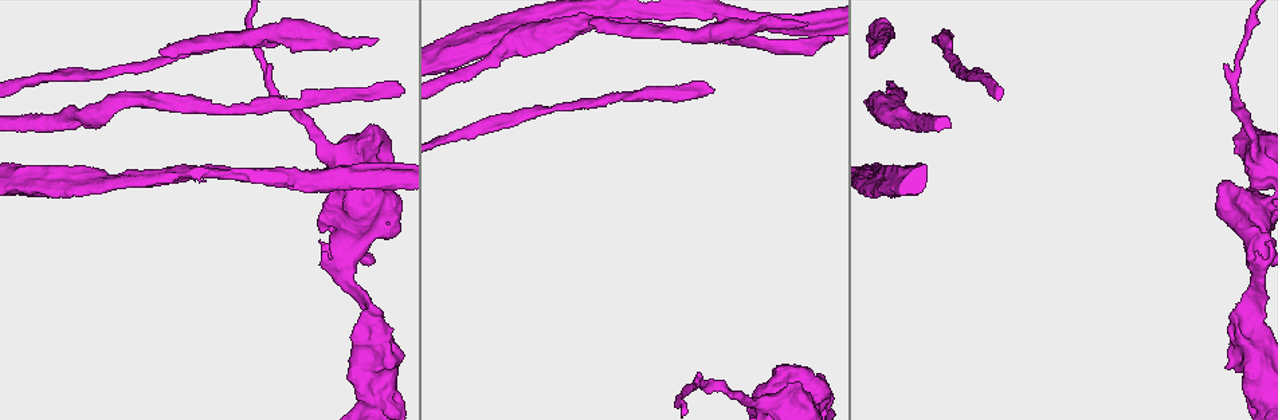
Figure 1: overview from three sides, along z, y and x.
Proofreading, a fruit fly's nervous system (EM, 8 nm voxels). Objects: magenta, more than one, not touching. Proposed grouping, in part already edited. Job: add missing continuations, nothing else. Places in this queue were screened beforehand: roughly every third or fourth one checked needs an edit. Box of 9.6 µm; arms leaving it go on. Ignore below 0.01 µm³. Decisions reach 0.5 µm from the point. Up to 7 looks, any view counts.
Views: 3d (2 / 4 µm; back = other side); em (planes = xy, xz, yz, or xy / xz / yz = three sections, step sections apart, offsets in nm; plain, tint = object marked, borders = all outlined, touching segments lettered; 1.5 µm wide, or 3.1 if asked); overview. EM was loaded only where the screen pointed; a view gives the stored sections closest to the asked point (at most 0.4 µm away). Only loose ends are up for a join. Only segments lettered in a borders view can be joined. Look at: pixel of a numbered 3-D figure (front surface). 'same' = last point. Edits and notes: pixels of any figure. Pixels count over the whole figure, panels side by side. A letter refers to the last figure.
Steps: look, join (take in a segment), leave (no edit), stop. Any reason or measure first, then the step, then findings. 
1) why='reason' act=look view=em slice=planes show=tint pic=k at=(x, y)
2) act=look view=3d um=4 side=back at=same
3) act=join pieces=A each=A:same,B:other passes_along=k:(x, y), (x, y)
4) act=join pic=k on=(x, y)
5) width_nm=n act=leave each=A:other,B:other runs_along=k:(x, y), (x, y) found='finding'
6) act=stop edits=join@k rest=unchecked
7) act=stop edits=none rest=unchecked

why='branch stops here' act=look view=3d um=2 pic=1 at=(712, 92)

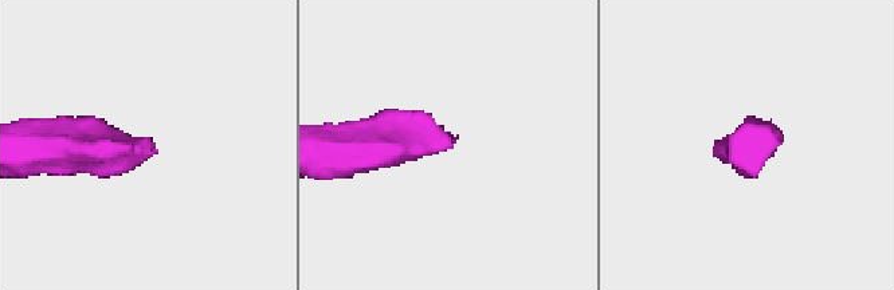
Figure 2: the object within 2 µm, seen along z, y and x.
why='need the tissue' act=look view=em slice=planes show=borders pic=2 at=(150, 151)

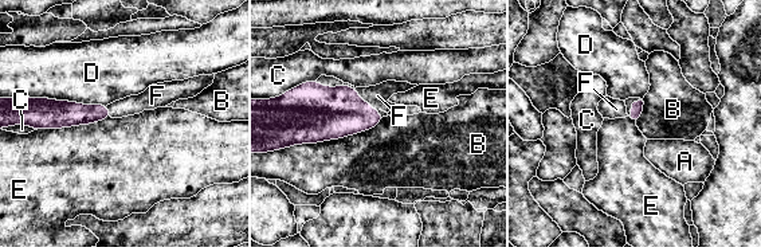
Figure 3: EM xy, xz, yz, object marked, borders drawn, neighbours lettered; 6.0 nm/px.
longest_contact=B:600nm act=join pieces=F each=A:other,B:other,C:other,D:other,E:other,F:same passes_along=3:(321, 113), (359, 97), (377, 95) found='the cell continues'

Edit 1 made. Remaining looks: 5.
why='an open end' act=look view=em slice=planes show=borders pic=1 at=(869, 51)

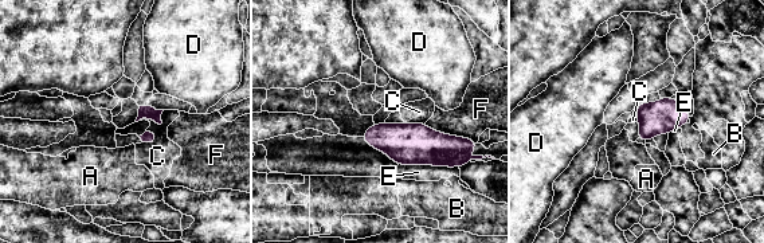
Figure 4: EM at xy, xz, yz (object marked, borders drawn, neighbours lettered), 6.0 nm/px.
act=leave each=A:other,B:other,C:other,D:other,E:other,F:other border=4:(164, 110), (160, 124), (138, 120) found='none of them fits'

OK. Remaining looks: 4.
why='an open end' act=look view=em slice=planes show=borders pic=1 at=(375, 39)

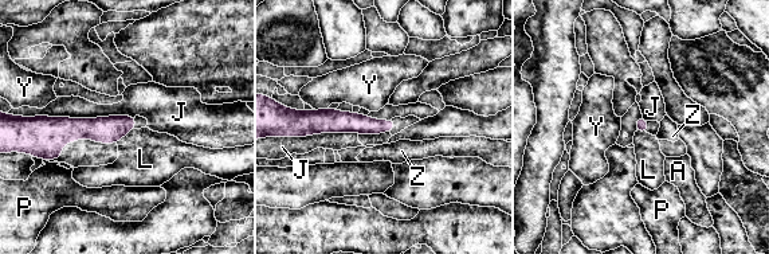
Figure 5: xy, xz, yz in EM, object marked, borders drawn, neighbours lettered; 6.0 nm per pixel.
act=join pieces=L each=A:other,J:other,L:same,P:other,Y:other,Z:other passes_along=5:(105, 129), (124, 136), (145, 159) found='the cell continues'

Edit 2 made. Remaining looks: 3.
act=stop edits=join@3,join@5 rest=unchecked

